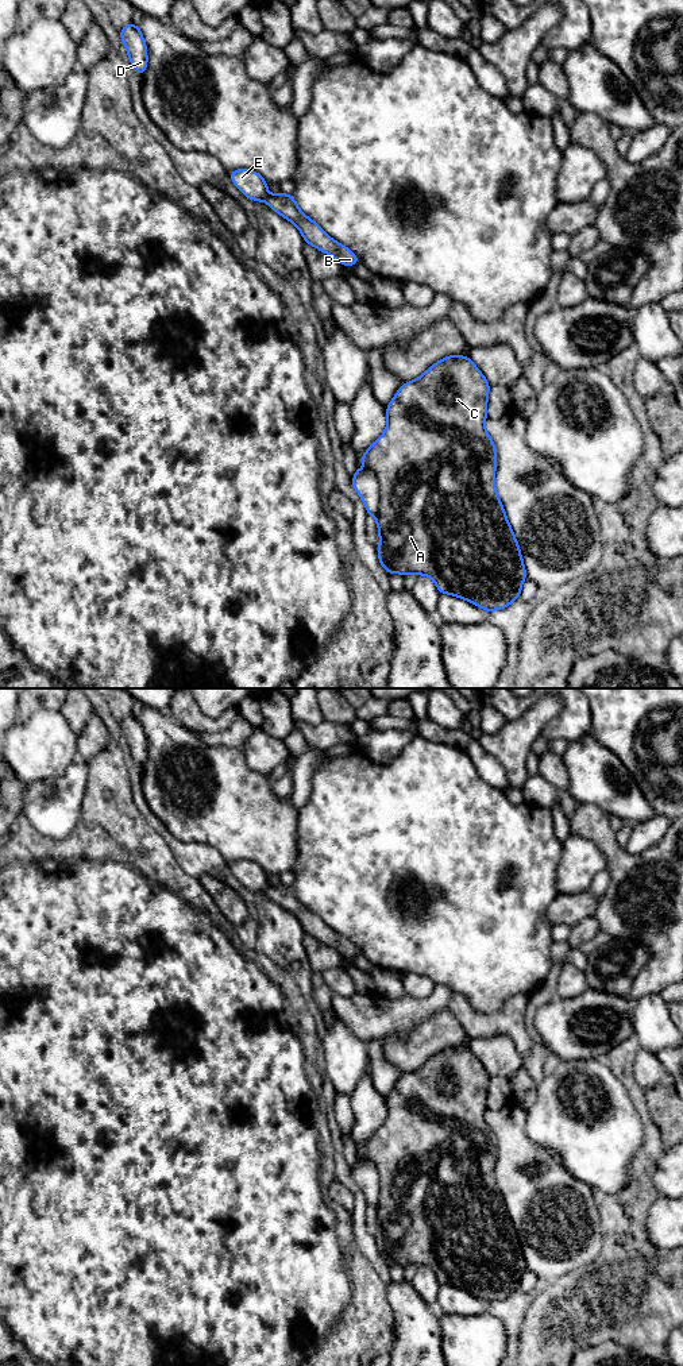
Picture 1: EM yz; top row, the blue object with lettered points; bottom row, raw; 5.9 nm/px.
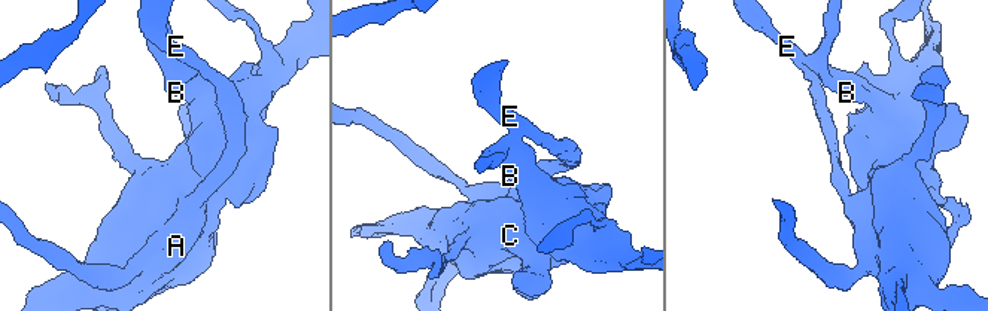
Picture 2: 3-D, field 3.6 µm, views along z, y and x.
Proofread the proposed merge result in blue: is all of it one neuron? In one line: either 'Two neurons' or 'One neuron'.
Two neurons

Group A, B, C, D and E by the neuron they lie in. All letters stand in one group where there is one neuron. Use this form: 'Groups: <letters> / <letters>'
Groups: A B C / D E

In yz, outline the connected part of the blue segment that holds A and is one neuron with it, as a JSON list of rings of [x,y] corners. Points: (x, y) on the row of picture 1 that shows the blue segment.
[[[455,354],[437,360],[421,377],[398,389],[386,406],[383,435],[360,455],[381,485],[378,560],[386,572],[427,575],[440,594],[459,597],[487,613],[521,598],[521,584],[526,579],[518,543],[494,485],[497,451],[485,428],[489,390],[490,383],[470,356]]]

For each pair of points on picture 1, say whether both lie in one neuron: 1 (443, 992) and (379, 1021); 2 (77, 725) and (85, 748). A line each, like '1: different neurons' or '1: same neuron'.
1: same neuron
2: same neuron

